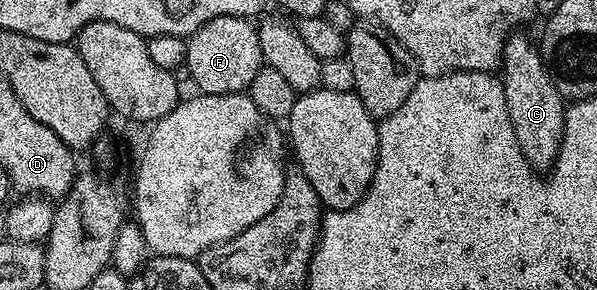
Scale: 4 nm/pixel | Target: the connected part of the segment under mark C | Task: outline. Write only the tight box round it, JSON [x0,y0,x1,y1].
[503,31,566,170]

